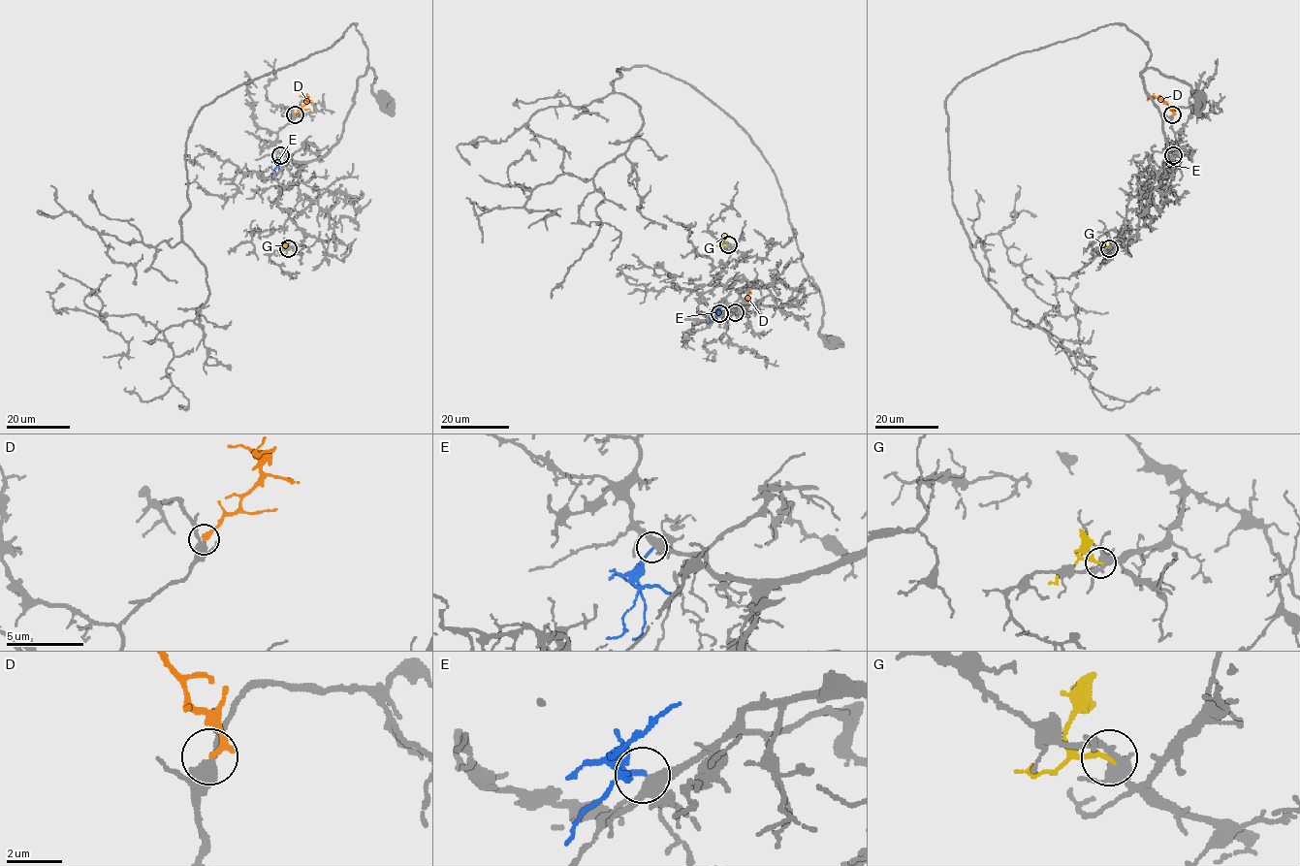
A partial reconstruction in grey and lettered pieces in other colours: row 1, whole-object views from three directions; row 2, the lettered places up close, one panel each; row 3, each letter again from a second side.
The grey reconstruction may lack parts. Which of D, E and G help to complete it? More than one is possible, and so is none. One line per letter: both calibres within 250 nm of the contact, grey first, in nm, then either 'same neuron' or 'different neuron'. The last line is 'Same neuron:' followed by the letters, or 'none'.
D: 320 nm thick on the grey side, 200 nm on the other; different neuron
E: 360 nm thick on the grey side, 170 nm on the other; same neuron
G: 360 nm thick on the grey side, 200 nm on the other; different neuron
Same neuron: E

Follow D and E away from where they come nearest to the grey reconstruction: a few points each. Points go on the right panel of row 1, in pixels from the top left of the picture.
D: (1172, 115), (1174, 112), (1165, 102), (1150, 97), (1147, 100)
E: (1173, 155), (1170, 174)

